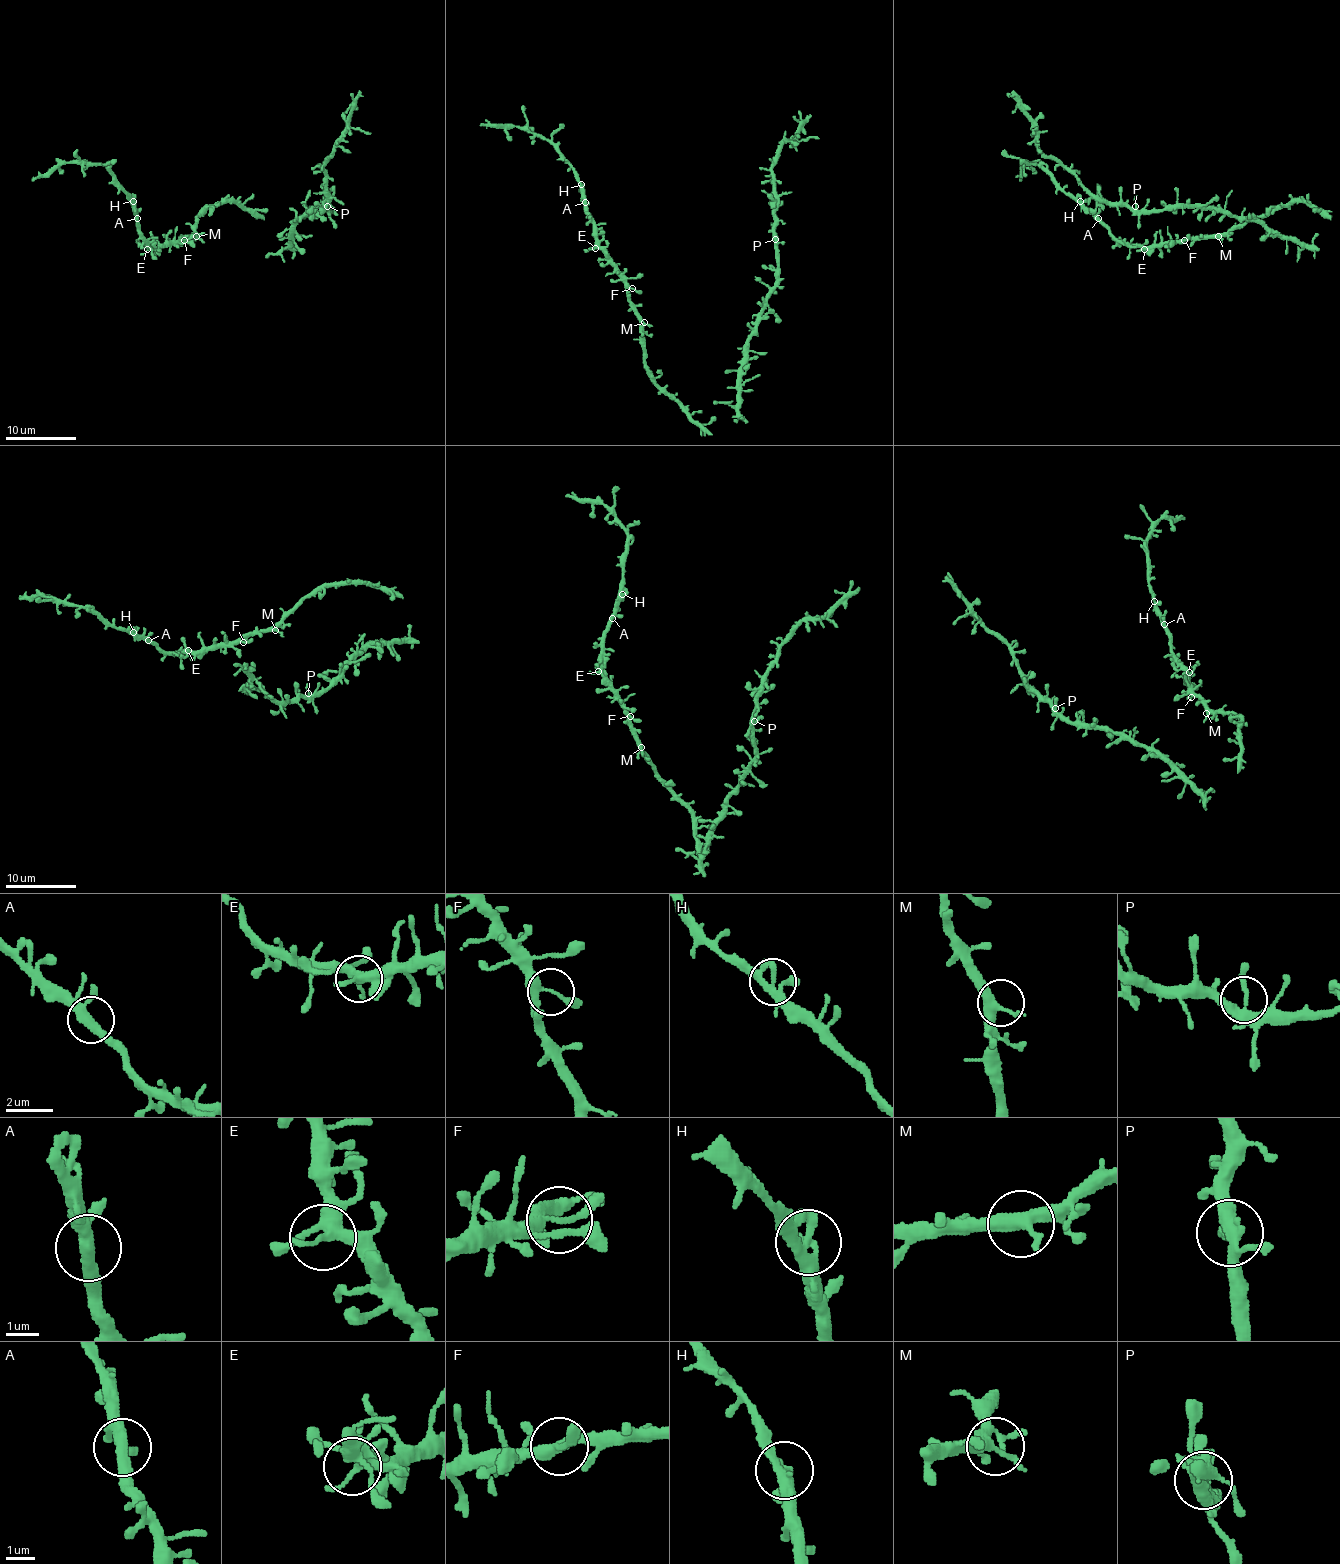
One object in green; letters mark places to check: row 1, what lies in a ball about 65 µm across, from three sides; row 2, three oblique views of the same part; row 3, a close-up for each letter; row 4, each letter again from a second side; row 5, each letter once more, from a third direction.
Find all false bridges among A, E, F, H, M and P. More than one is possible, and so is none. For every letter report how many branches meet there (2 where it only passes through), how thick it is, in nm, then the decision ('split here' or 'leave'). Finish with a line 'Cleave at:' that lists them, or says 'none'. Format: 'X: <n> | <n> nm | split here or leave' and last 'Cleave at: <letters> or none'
A: 3 | 320 nm | leave
E: 4 | 320 nm | leave
F: 3 | 240 nm | leave
H: 3 | 280 nm | leave
M: 3 | 340 nm | leave
P: 4 | 260 nm | leave
Cleave at: none

